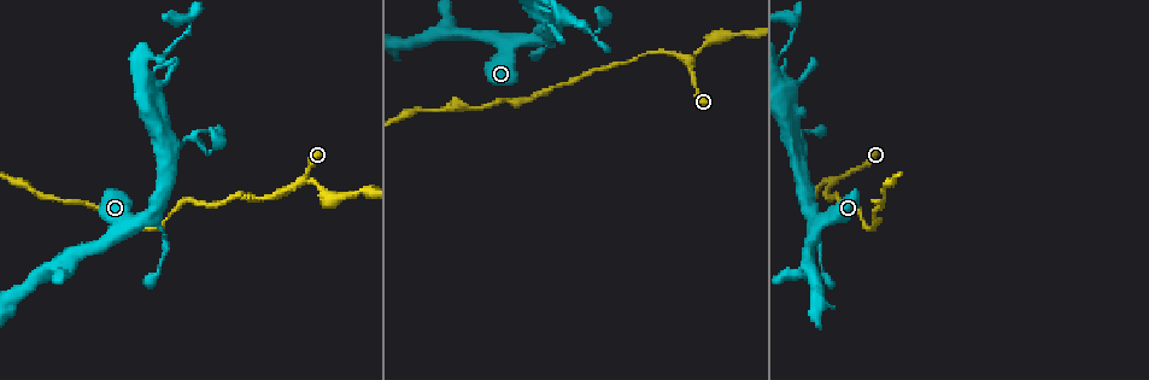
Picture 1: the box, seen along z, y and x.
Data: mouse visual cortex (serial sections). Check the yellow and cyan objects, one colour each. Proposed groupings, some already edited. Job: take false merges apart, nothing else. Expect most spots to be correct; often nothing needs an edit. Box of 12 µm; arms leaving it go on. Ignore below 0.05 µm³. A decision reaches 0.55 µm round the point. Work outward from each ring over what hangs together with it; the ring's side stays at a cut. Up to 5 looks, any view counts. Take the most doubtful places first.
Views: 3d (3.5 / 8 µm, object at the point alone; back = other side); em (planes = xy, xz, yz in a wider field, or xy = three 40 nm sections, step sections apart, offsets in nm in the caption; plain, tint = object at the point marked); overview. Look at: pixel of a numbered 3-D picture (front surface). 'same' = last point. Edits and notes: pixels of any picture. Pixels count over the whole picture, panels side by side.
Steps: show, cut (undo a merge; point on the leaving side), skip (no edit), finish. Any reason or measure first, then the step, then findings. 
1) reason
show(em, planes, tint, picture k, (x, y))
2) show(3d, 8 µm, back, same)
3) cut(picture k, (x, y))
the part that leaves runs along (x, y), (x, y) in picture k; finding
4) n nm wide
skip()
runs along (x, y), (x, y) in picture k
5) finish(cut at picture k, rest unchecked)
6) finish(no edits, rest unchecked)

sharp bend
show(3d, 3.5 µm, picture 1, (192, 139))

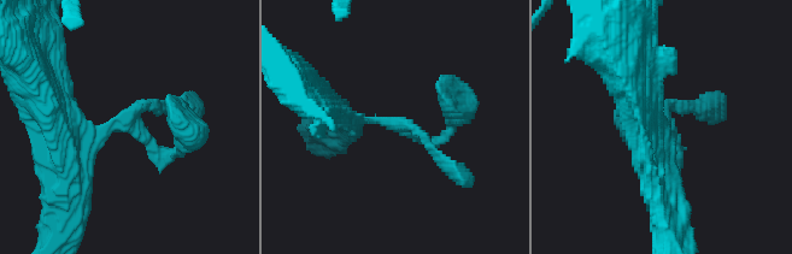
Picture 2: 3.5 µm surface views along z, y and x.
shape alone is not enough
show(em, xy, step 3, tint, picture 2, (388, 123))

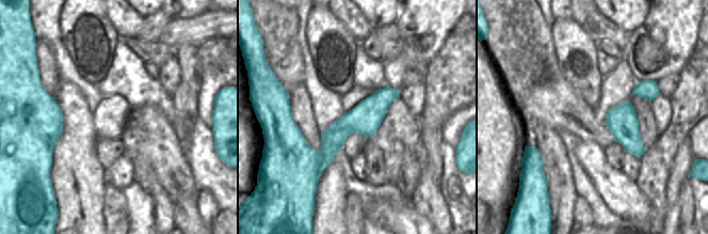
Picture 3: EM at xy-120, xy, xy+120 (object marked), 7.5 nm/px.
skip()
runs along (395, 91), (320, 153), (294, 137), (287, 110) in picture 3; all the same cell

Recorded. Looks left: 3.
three-way junction
show(3d, 3.5 µm, picture 1, (687, 59))

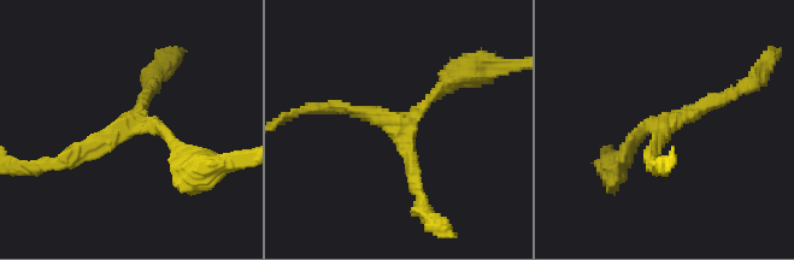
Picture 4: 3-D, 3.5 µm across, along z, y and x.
show(em, xy, step 3, tint, picture 4, (397, 126))

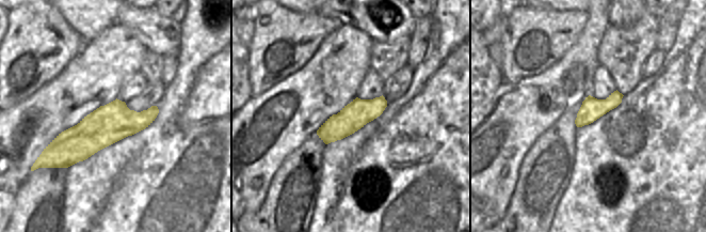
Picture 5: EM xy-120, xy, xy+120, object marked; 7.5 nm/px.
skip()
runs along (155, 109), (50, 147) in picture 5; one cell here

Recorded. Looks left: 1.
finish(no edits, rest unchecked)

